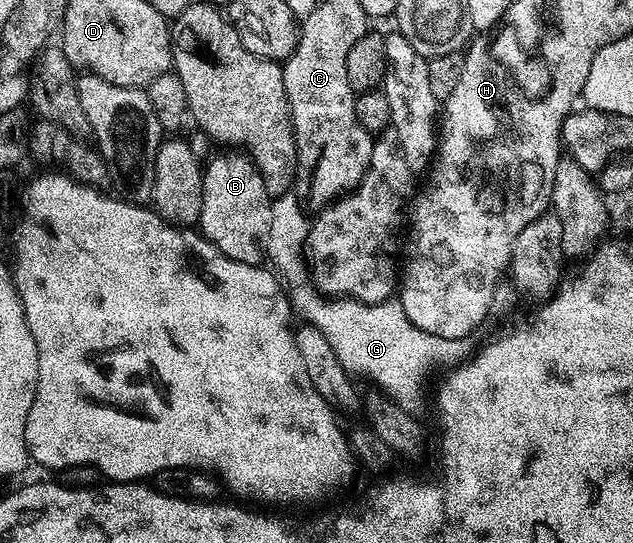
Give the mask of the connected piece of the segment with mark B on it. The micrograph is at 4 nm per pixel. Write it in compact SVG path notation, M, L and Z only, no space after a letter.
M236 149L221 151L224 152L221 155L213 154L202 167L204 176L202 177L202 213L198 224L199 230L205 239L209 239L217 249L226 253L226 257L243 263L263 264L268 253L272 199L262 181L262 173L256 167L251 155Z

